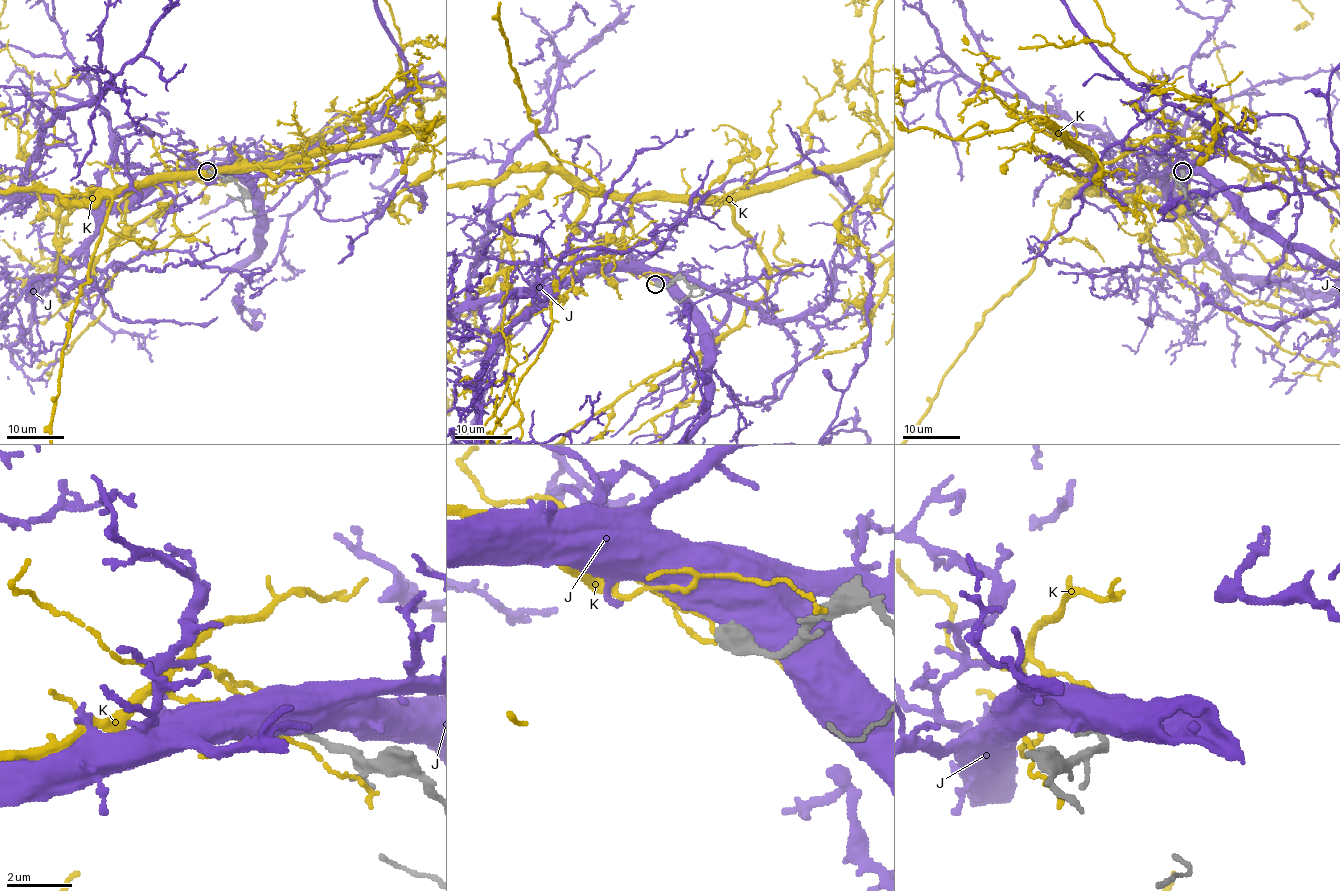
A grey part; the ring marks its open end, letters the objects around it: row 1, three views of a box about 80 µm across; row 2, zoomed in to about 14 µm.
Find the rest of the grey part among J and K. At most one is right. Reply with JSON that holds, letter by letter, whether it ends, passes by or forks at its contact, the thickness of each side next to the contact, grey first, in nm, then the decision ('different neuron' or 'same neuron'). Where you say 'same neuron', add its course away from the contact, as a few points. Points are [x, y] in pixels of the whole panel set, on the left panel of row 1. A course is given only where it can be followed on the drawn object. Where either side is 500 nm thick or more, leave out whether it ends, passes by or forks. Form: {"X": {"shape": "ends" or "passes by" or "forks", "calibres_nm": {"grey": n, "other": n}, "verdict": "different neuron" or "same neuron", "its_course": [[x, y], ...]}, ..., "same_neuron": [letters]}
{"J": {"calibres_nm": {"grey": 600, "other": 750}, "verdict": "different neuron"}, "K": {"calibres_nm": {"grey": 550, "other": 120}, "verdict": "different neuron"}, "same_neuron": []}

